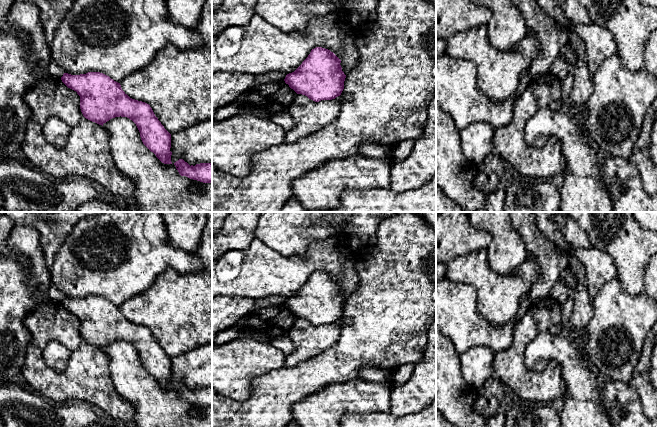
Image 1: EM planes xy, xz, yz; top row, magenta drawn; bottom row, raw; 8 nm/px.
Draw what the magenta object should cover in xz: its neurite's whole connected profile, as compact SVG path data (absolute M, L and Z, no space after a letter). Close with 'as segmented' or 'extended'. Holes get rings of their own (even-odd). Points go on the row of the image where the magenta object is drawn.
M316 47L284 81L297 94L319 102L340 96L344 89L346 75L341 60L330 50Z; as segmented

